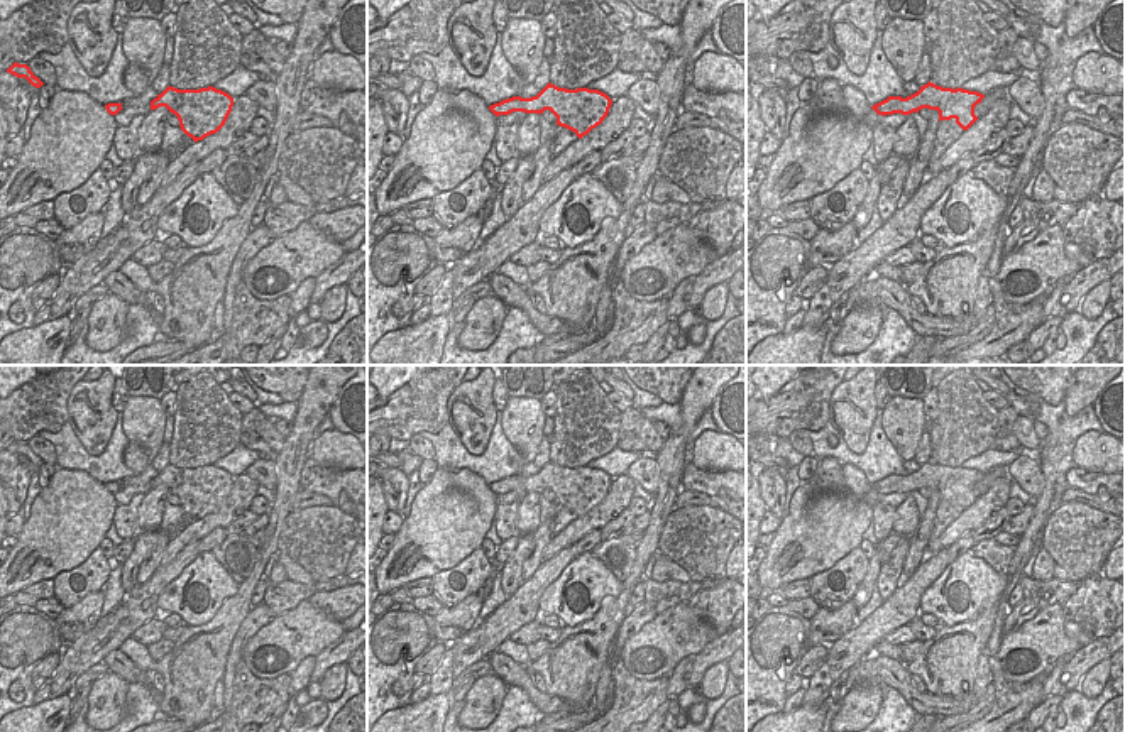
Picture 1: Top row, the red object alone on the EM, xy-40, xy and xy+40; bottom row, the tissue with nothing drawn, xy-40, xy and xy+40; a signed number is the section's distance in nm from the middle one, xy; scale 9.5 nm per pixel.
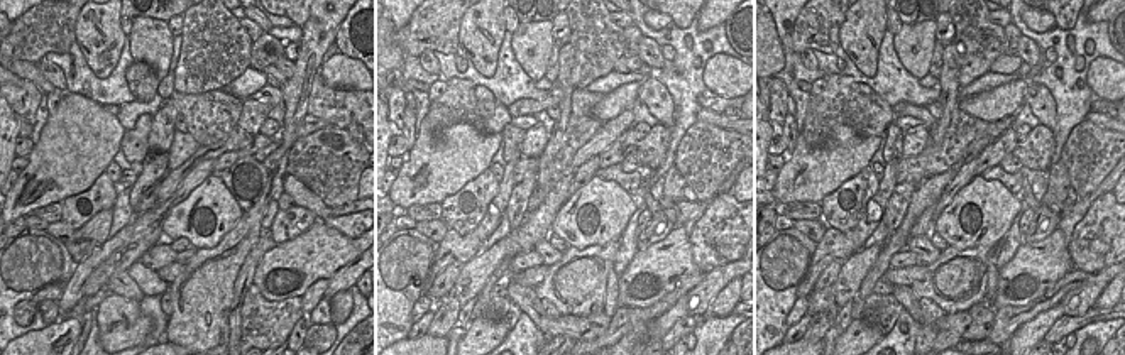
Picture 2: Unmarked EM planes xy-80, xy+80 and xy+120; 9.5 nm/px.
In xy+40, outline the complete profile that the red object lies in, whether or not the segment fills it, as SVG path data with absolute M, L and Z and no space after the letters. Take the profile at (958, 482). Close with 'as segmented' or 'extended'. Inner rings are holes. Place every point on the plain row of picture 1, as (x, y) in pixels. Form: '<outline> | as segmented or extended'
M929 460L907 477L888 475L871 487L883 495L893 492L919 492L922 487L937 489L939 500L954 497L963 509L968 509L978 499L974 485L981 482L983 477L985 473L978 470L942 467Z | as segmented

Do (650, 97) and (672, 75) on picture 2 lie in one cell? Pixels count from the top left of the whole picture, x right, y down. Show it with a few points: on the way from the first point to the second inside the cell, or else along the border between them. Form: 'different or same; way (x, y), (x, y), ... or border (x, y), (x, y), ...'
different; border (655, 76), (672, 100), (674, 122)

